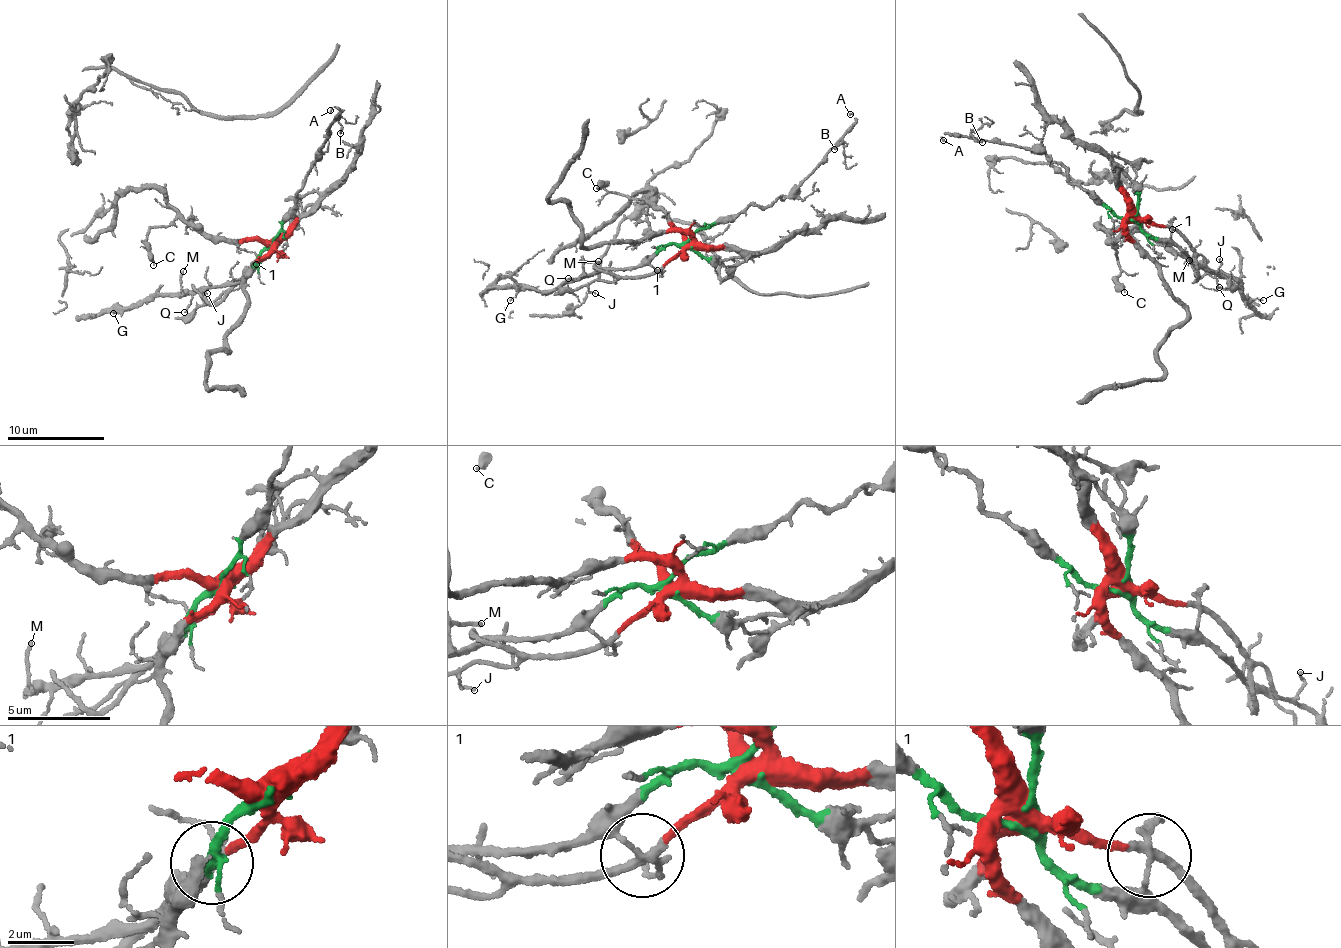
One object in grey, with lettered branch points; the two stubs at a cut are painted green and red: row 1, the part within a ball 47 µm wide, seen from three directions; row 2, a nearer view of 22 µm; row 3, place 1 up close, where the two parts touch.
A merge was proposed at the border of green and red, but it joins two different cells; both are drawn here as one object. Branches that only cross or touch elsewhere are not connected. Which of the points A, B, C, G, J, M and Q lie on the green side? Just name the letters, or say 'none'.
A, B, G, M, Q

